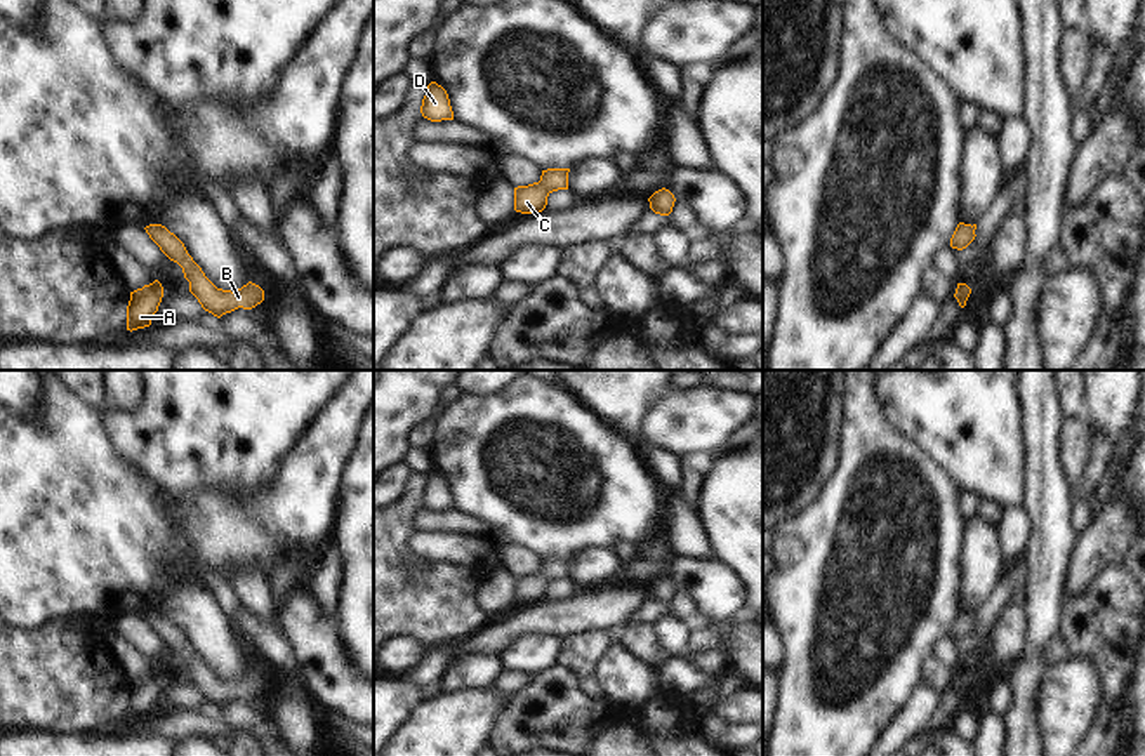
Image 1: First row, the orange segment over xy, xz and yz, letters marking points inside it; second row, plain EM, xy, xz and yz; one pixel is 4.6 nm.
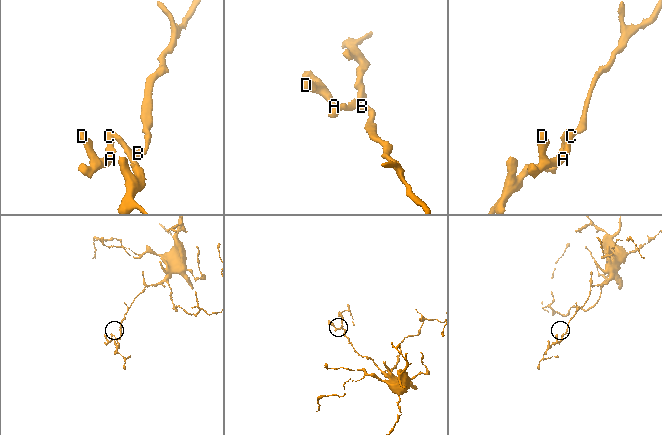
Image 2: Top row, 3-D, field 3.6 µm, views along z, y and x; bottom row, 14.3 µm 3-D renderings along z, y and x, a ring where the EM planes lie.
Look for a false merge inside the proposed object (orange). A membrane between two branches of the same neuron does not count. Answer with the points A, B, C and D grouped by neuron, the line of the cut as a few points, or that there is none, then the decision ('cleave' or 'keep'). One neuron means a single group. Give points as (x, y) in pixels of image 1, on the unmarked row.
A B C D; no cut; keep

